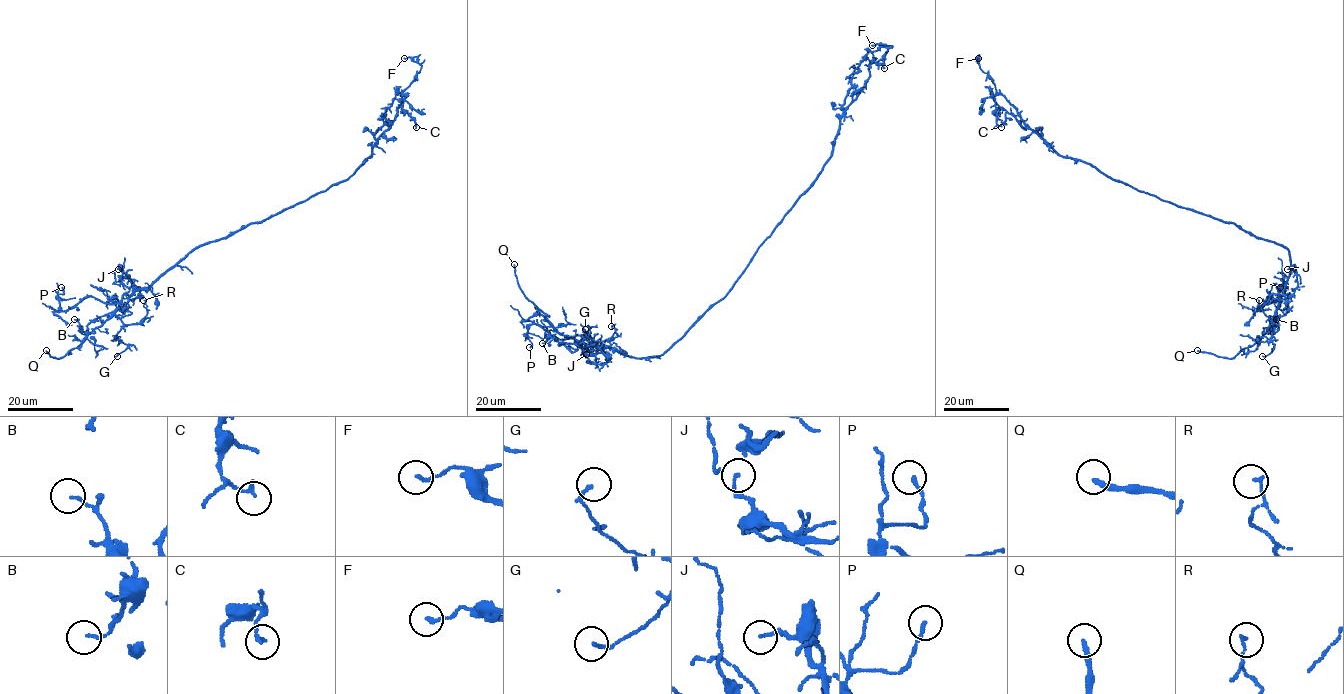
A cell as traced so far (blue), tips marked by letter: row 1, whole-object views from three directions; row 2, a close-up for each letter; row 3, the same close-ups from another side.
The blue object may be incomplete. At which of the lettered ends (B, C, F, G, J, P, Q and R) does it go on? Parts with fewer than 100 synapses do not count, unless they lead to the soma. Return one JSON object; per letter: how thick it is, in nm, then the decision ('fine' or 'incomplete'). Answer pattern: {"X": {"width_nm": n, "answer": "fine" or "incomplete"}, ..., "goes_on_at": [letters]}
{"B": {"width_nm": 100, "answer": "fine"}, "C": {"width_nm": 180, "answer": "fine"}, "F": {"width_nm": 140, "answer": "fine"}, "G": {"width_nm": 140, "answer": "fine"}, "J": {"width_nm": 120, "answer": "fine"}, "P": {"width_nm": 140, "answer": "fine"}, "Q": {"width_nm": 200, "answer": "incomplete"}, "R": {"width_nm": 120, "answer": "fine"}, "goes_on_at": ["Q"]}

